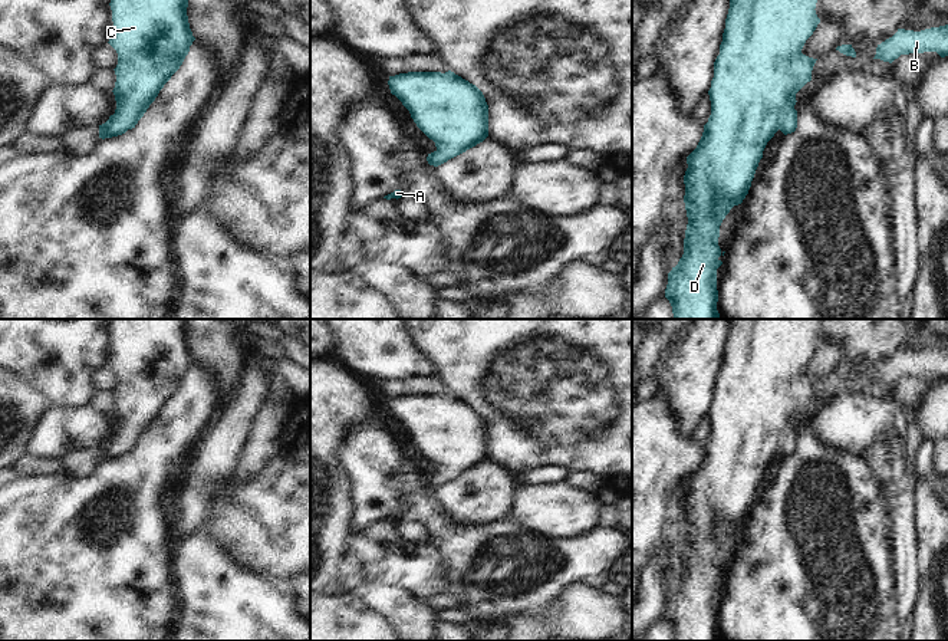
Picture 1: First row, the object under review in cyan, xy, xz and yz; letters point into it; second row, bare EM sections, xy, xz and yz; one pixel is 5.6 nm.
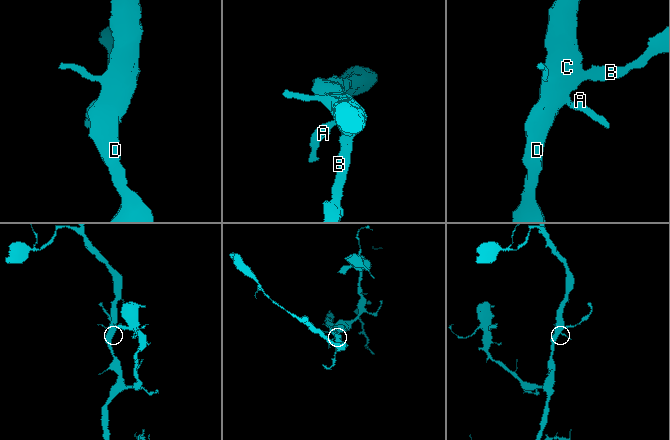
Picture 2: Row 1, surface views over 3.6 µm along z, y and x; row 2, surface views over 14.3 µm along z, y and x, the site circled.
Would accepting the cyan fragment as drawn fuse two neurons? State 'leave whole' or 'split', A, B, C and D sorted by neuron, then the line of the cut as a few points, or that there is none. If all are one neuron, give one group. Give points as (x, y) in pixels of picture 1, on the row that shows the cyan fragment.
leave whole | A B C D | no cut

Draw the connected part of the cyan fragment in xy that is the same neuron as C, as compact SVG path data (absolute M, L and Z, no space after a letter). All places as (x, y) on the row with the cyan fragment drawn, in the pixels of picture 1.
M111 0L113 32L109 45L118 53L115 114L99 125L99 138L112 138L135 128L159 91L180 69L195 40L190 29L188 0Z

